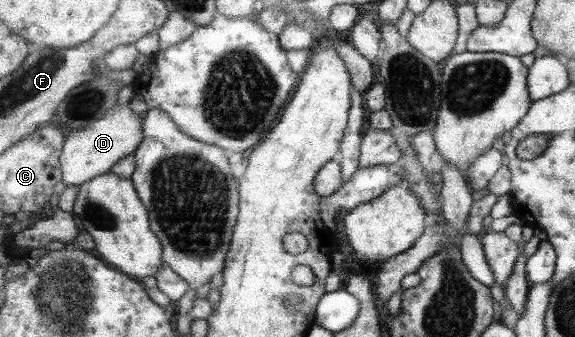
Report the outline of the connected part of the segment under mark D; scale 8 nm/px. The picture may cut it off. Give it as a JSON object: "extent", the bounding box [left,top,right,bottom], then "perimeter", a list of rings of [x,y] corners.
{"extent":[62,104,144,187],"perimeter":[[[128,104],[117,105],[105,118],[92,122],[84,130],[69,134],[62,148],[62,182],[67,186],[80,187],[99,175],[111,172],[122,158],[133,155],[143,142],[144,118],[144,113],[137,115]]]}

